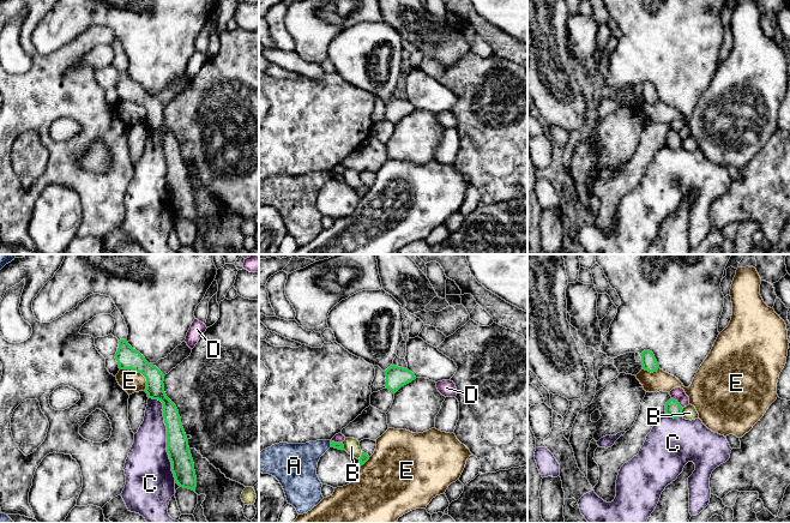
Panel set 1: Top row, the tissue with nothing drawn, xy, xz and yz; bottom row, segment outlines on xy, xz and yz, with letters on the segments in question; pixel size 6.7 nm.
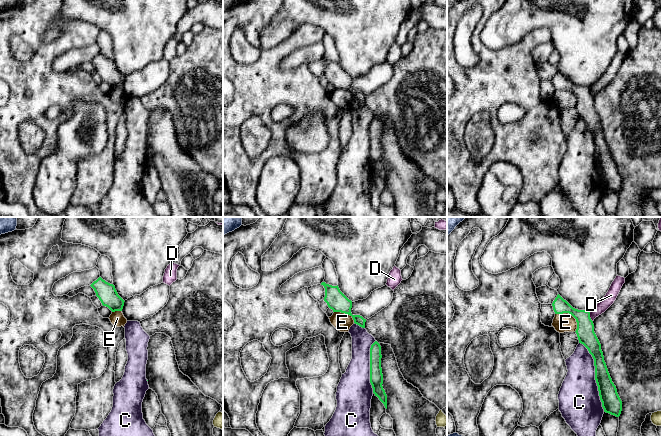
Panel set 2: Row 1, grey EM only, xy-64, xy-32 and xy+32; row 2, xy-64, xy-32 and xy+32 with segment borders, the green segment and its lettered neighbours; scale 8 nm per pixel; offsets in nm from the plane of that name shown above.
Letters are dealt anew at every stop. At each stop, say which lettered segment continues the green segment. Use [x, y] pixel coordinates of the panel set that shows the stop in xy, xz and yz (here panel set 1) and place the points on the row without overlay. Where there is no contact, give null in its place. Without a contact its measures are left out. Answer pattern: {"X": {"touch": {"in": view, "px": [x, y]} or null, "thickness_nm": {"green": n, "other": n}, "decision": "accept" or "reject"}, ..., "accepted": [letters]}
{"A": {"touch": {"in": "xz", "px": [331, 175]}, "thickness_nm": {"green": 50, "other": 260}, "decision": "reject"}, "B": {"touch": {"in": "yz", "px": [681, 143]}, "thickness_nm": {"green": 110, "other": 100}, "decision": "reject"}, "C": {"touch": {"in": "xy", "px": [167, 167]}, "thickness_nm": {"green": 160, "other": 300}, "decision": "reject"}, "D": {"touch": {"in": "yz", "px": [677, 133]}, "thickness_nm": {"green": 110, "other": 90}, "decision": "reject"}, "E": {"touch": {"in": "xy", "px": [138, 103]}, "thickness_nm": {"green": 150, "other": 150}, "decision": "reject"}, "accepted": []}

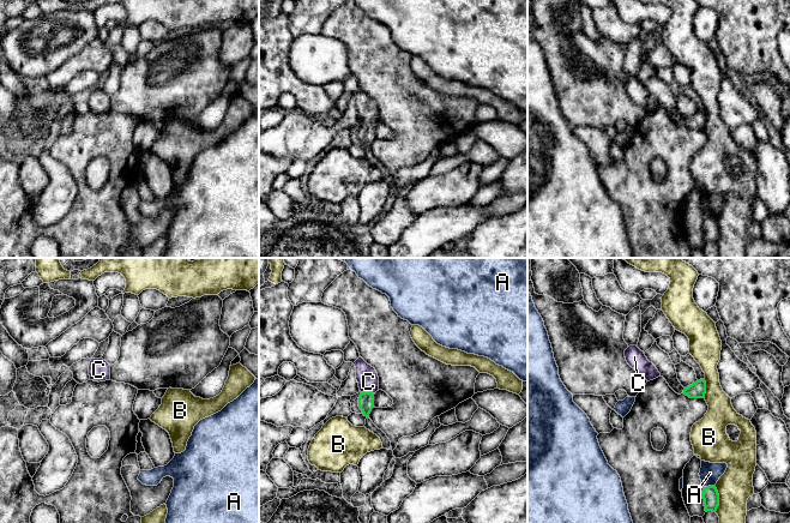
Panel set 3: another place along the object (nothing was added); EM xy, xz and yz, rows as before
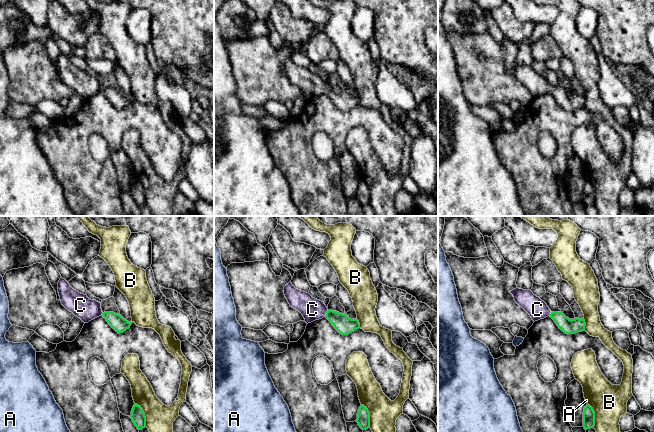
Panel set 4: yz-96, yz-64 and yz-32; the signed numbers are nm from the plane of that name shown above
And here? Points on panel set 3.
{"A": {"touch": {"in": "yz", "px": [709, 217]}, "thickness_nm": {"green": 110, "other": 140}, "decision": "reject"}, "B": {"touch": {"in": "yz", "px": [718, 230]}, "thickness_nm": {"green": 110, "other": 240}, "decision": "reject"}, "C": {"touch": {"in": "xz", "px": [367, 124]}, "thickness_nm": {"green": 110, "other": 140}, "decision": "accept"}, "accepted": ["C"]}

